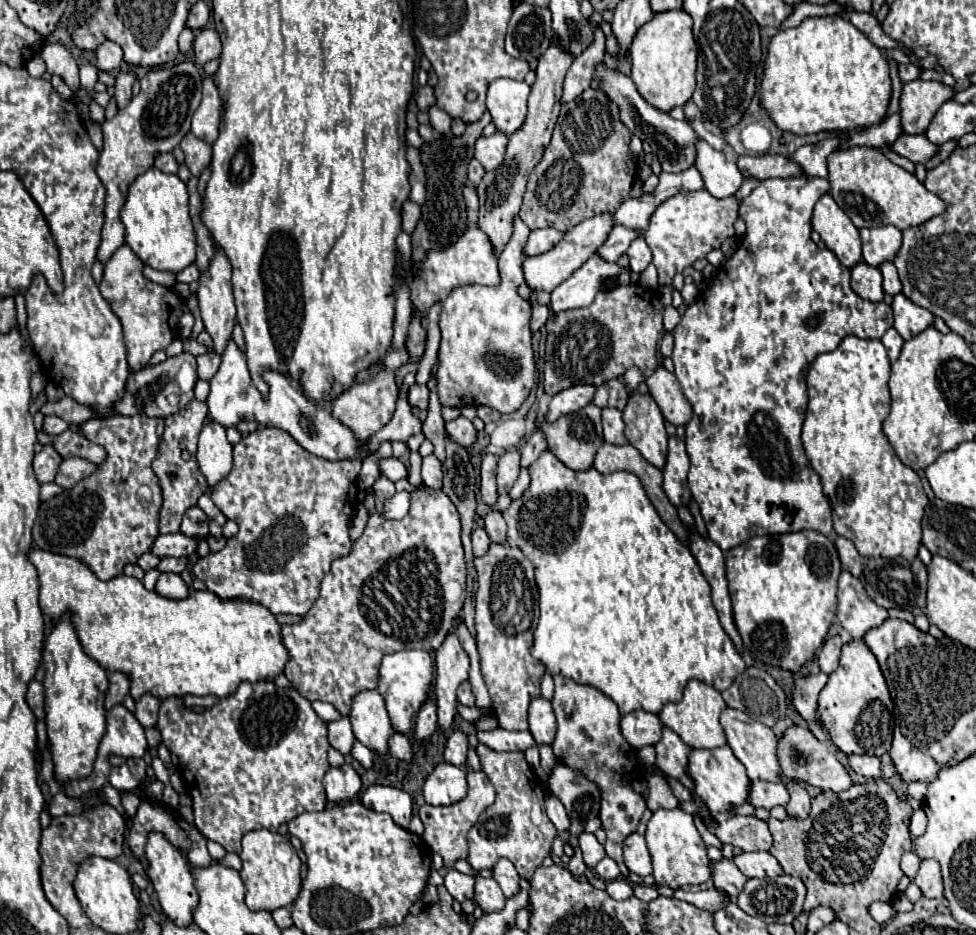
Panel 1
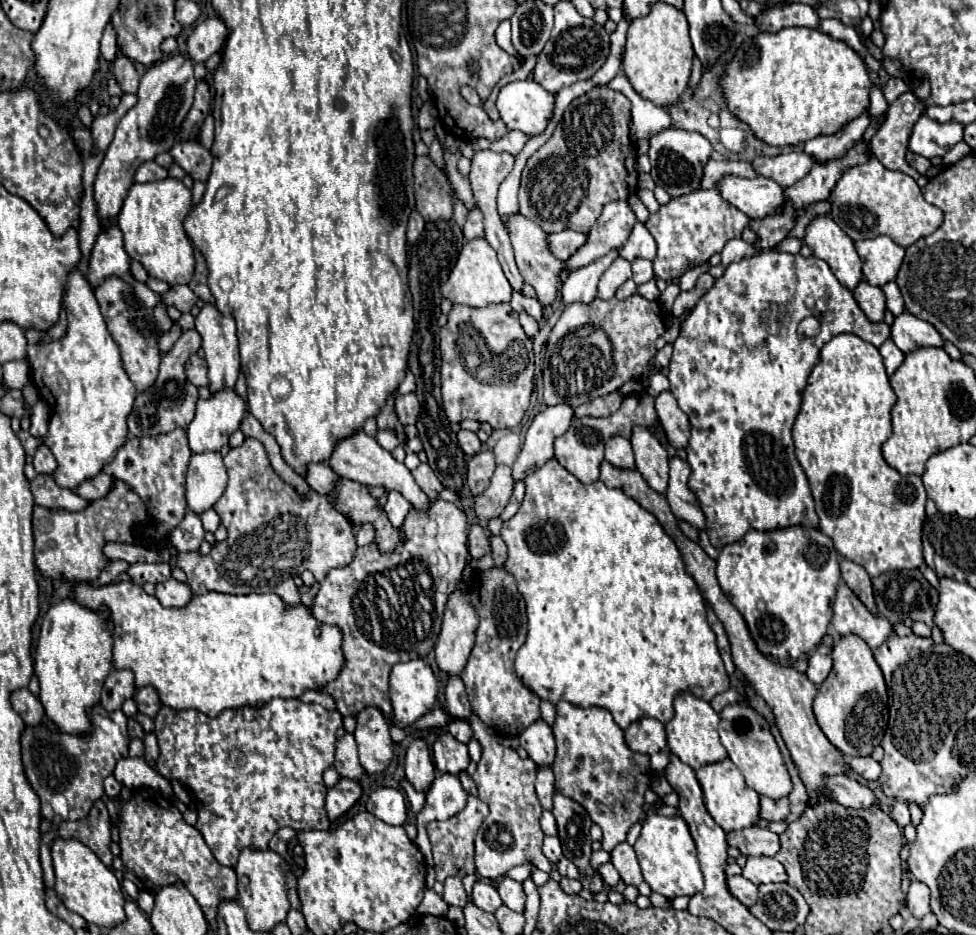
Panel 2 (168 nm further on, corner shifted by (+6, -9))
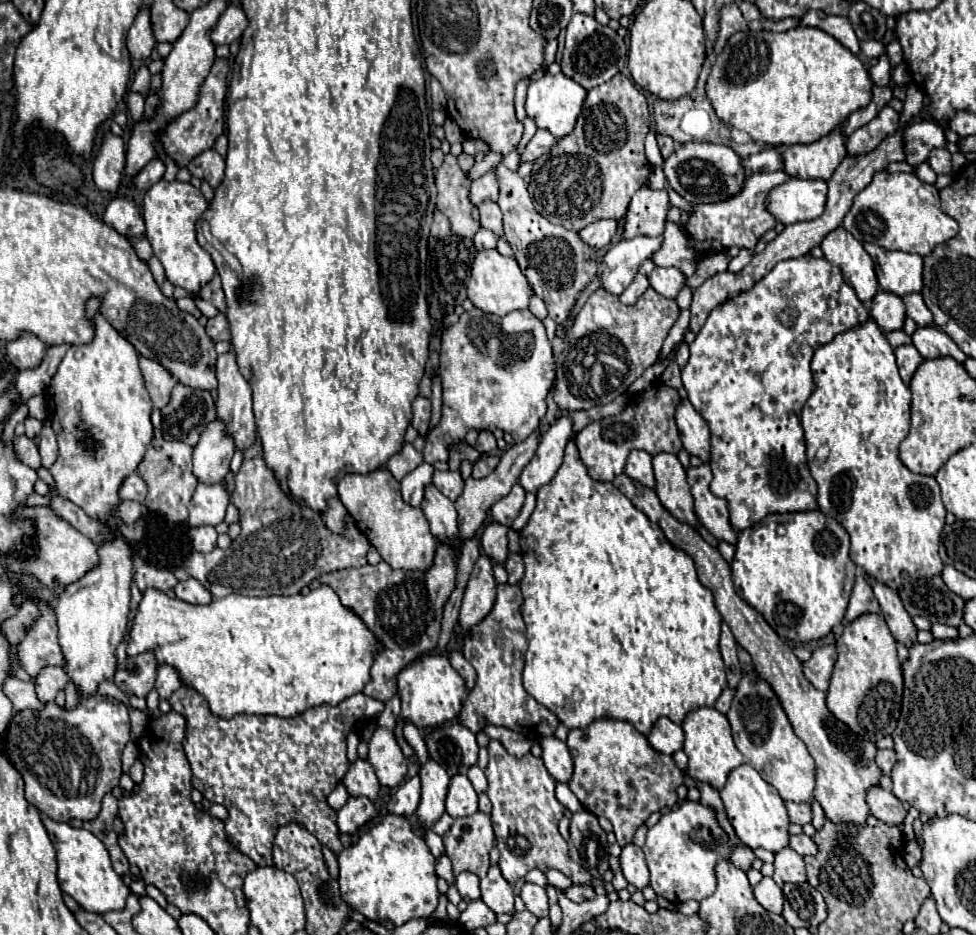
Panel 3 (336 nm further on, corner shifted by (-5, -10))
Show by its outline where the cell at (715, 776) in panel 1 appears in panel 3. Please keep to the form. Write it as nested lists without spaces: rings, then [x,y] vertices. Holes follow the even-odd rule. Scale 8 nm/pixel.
[[[743,764],[729,774],[727,784],[721,790],[721,800],[725,806],[727,818],[743,844],[747,844],[751,848],[765,848],[773,854],[789,846],[791,820],[789,820],[785,802],[779,796],[779,792],[769,782],[765,782],[753,766]]]

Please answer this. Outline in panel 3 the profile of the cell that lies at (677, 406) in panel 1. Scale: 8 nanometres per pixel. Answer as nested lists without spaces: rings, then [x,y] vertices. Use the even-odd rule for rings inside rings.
[[[681,400],[677,410],[677,426],[683,440],[683,448],[699,456],[703,462],[709,462],[711,458],[711,440],[709,440],[709,426],[701,418],[701,414],[691,406],[689,400]]]

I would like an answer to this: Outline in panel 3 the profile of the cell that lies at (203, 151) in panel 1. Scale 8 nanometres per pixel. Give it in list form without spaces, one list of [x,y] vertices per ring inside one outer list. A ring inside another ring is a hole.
[[[211,148],[211,150],[205,150],[203,154],[199,154],[197,158],[193,158],[187,168],[195,178],[207,180],[211,184],[211,188],[217,188],[223,180],[225,160]]]

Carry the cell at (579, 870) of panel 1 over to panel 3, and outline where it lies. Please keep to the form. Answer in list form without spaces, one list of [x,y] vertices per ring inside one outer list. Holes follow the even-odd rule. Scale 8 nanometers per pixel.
[[[571,886],[565,890],[565,896],[573,902],[585,902],[585,900],[593,900],[595,898],[595,890],[589,886]]]

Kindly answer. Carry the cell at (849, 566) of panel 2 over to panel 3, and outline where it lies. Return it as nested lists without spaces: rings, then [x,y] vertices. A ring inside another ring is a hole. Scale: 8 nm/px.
[[[875,582],[873,590],[875,590],[883,618],[887,622],[893,638],[899,644],[905,644],[907,648],[911,648],[915,644],[915,638],[917,638],[917,628],[913,624],[913,618],[903,608],[899,594],[881,582]]]

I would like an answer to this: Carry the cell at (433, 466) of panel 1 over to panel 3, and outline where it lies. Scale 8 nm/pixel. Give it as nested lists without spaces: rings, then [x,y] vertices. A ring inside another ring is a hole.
[[[435,470],[435,474],[433,474],[433,486],[439,492],[443,492],[449,500],[455,502],[461,496],[461,492],[463,492],[463,478],[461,478],[459,472],[451,472],[451,470],[439,472],[439,470]]]

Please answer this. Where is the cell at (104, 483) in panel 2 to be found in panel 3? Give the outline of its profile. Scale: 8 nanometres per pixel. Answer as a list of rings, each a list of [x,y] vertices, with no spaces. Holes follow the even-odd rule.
[[[131,474],[125,482],[123,482],[123,490],[119,492],[119,496],[123,500],[137,500],[143,502],[147,496],[147,484],[139,474]]]

